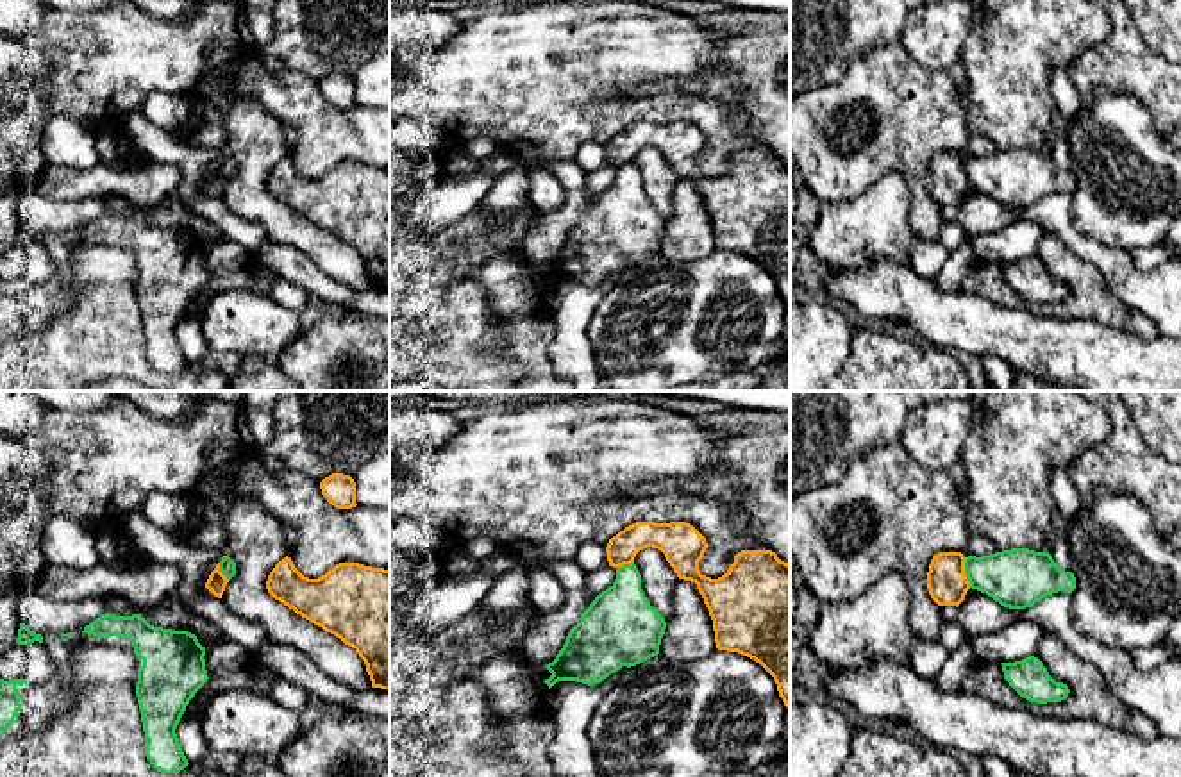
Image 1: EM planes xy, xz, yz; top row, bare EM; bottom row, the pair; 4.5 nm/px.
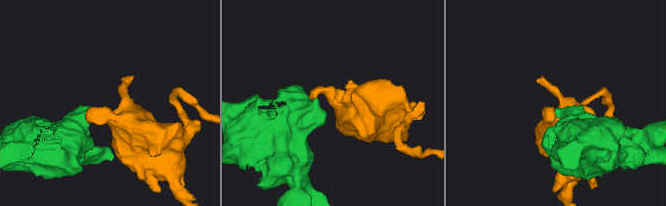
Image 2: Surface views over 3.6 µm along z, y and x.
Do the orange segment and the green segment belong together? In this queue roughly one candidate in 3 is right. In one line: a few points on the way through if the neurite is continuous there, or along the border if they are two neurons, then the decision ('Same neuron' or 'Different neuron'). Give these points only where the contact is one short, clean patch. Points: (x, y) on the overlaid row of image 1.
Boundary: yz (965, 558), (965, 577), (971, 586). Different neuron

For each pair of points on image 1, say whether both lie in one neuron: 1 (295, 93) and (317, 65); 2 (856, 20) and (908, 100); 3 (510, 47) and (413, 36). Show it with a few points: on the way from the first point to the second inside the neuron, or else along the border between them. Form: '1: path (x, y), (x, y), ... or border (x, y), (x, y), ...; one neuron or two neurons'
1: border (268, 68), (297, 70), (318, 83); two neurons
2: border (899, 40), (860, 54), (842, 74); two neurons
3: border (463, 24), (445, 43), (427, 49), (413, 63); two neurons

